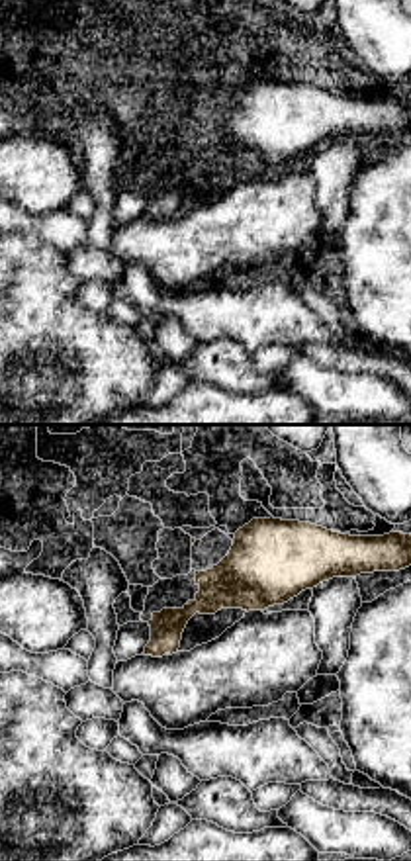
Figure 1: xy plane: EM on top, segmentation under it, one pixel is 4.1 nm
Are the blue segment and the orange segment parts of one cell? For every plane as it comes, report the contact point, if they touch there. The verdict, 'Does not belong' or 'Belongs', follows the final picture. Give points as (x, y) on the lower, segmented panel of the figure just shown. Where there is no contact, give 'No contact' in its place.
Touches blue at (167, 654)

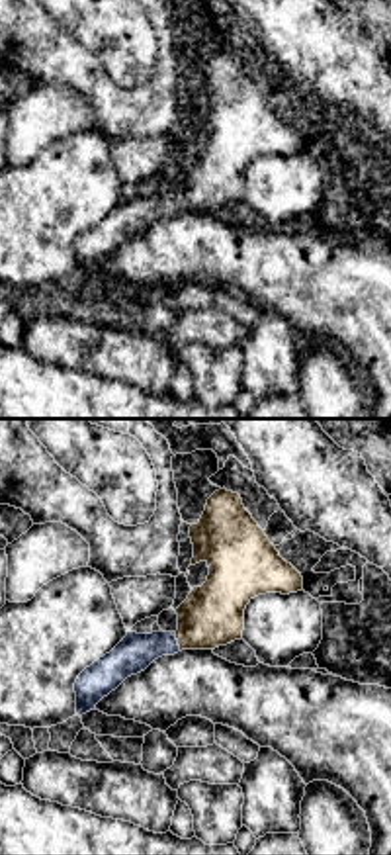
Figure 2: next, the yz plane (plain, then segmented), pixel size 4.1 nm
Touches blue at (176, 642)

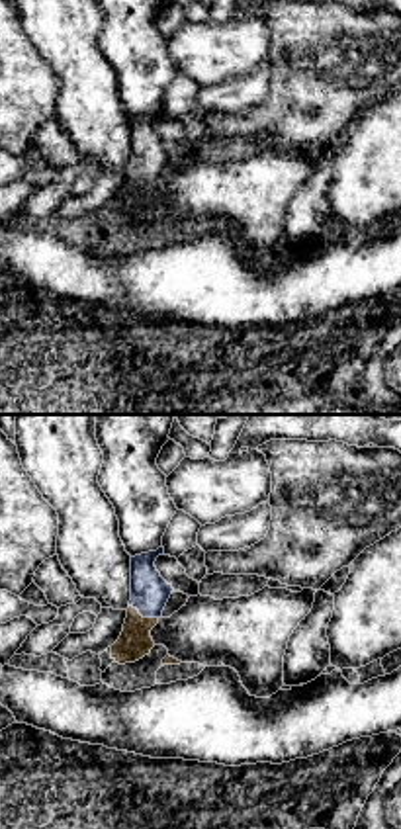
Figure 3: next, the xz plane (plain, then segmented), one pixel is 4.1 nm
Touches blue at (143, 616)

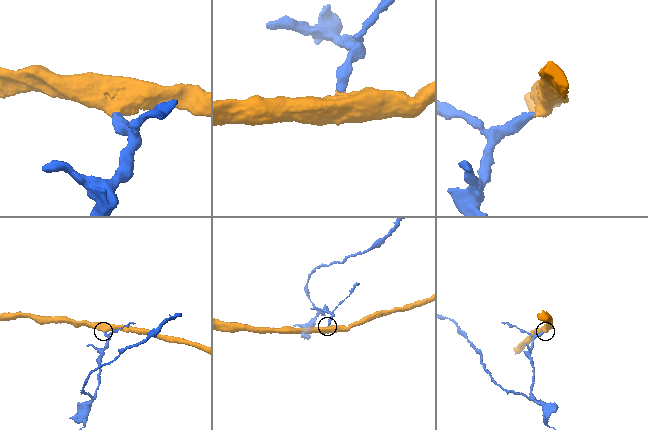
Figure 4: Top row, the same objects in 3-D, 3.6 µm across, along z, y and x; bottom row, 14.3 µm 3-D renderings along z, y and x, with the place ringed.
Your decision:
Belongs

